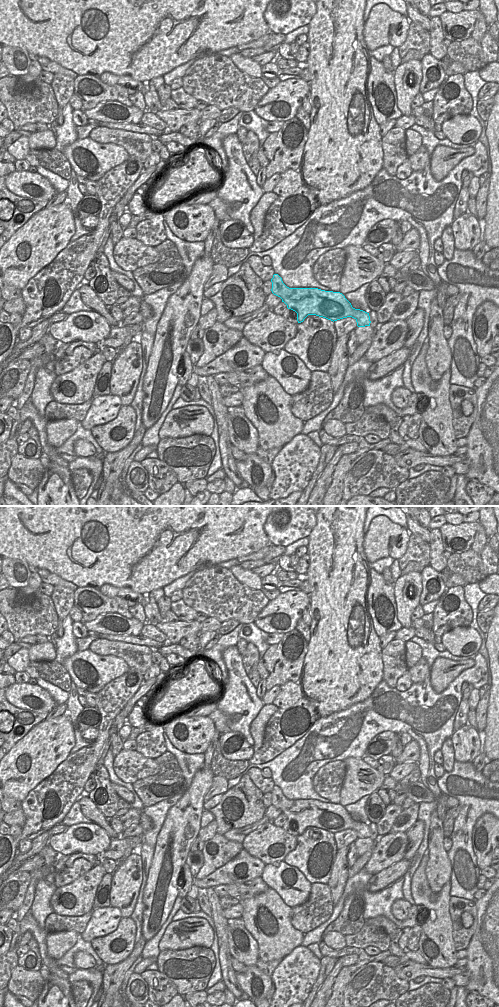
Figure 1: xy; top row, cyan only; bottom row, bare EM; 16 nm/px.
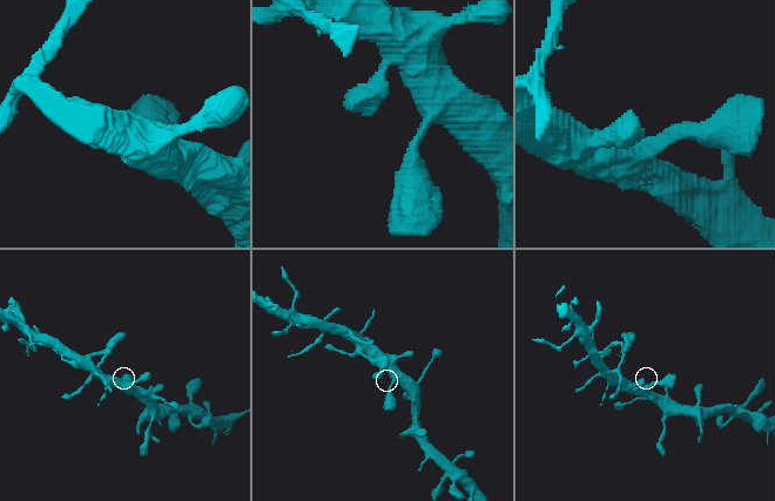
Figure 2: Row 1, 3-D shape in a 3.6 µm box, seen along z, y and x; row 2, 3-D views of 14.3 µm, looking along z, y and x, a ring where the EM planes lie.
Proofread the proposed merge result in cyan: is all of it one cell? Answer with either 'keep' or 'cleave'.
keep

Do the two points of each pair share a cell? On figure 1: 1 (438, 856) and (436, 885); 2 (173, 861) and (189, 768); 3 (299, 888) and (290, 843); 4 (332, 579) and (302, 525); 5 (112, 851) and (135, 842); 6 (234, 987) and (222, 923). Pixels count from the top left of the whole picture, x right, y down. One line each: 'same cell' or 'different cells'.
1: same cell
2: different cells
3: different cells
4: different cells
5: same cell
6: same cell

